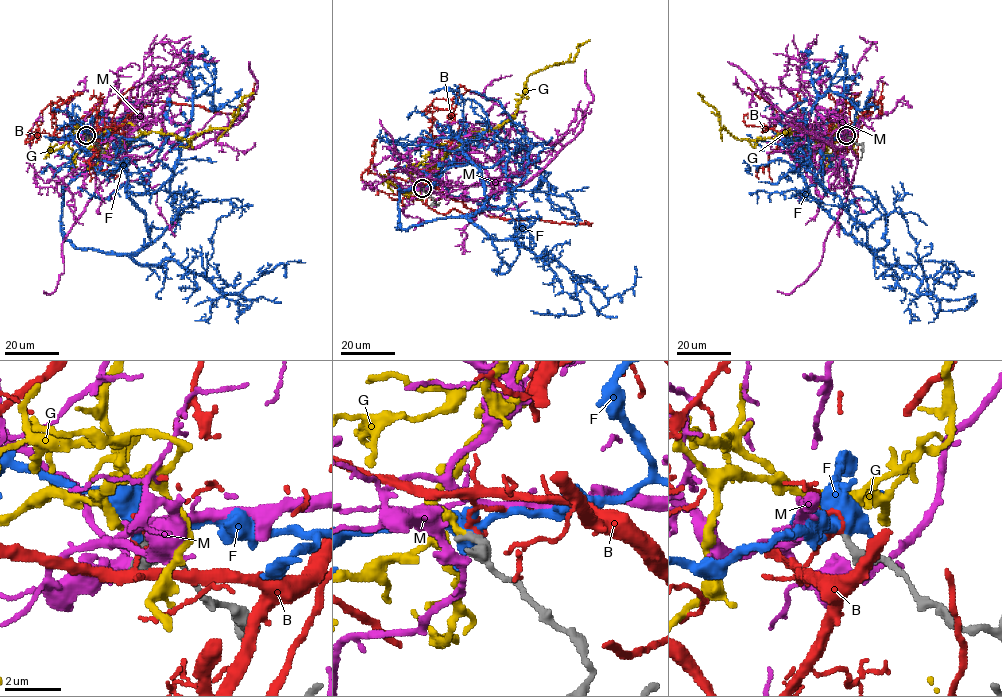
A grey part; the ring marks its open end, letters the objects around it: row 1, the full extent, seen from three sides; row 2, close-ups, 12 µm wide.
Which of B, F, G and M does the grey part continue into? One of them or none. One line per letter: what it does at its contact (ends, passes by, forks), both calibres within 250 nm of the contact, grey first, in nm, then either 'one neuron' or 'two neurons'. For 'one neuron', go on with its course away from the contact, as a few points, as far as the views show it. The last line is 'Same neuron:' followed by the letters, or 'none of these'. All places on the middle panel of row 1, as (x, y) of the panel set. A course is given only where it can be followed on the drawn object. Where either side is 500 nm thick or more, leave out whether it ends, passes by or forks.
B: it passes by; calibres 360 and 130 nm; two neurons
F: it forks; calibres 300 and 440 nm; two neurons
G: it ends; calibres 280 and 240 nm; one neuron; course (422, 188), (432, 165), (471, 136), (514, 117), (531, 74), (572, 61), (578, 45), (590, 40)
M: it forks; calibres 320 and 300 nm; two neurons
Same neuron: G

